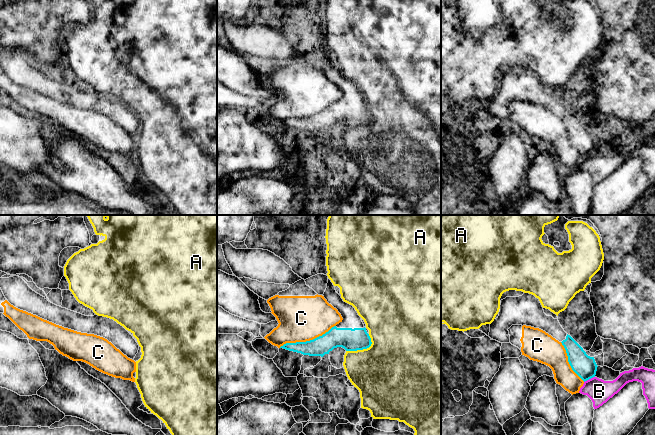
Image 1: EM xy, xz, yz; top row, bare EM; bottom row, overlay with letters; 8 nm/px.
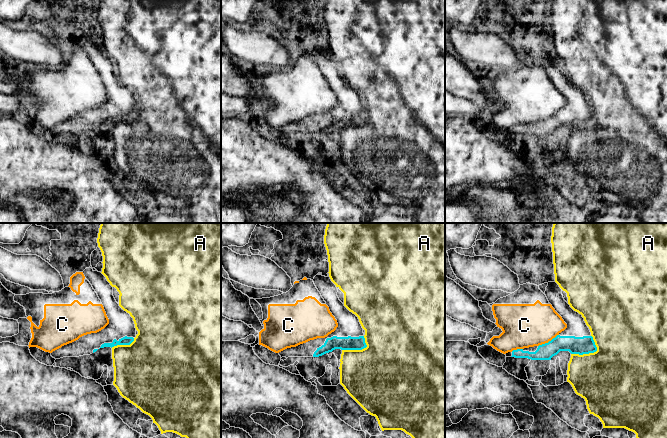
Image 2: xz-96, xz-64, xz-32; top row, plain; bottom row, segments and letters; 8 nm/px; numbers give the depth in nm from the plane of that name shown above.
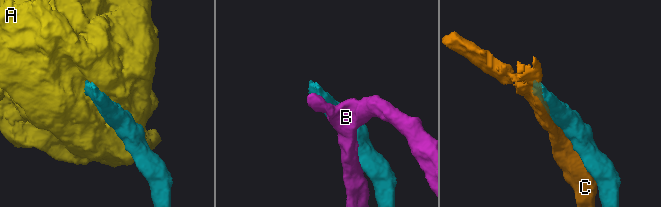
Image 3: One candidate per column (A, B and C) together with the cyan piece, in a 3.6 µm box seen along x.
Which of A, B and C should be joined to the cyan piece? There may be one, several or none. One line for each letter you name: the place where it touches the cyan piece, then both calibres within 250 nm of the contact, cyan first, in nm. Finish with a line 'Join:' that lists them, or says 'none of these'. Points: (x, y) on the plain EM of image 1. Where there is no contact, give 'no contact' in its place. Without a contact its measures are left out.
Join: none of these

